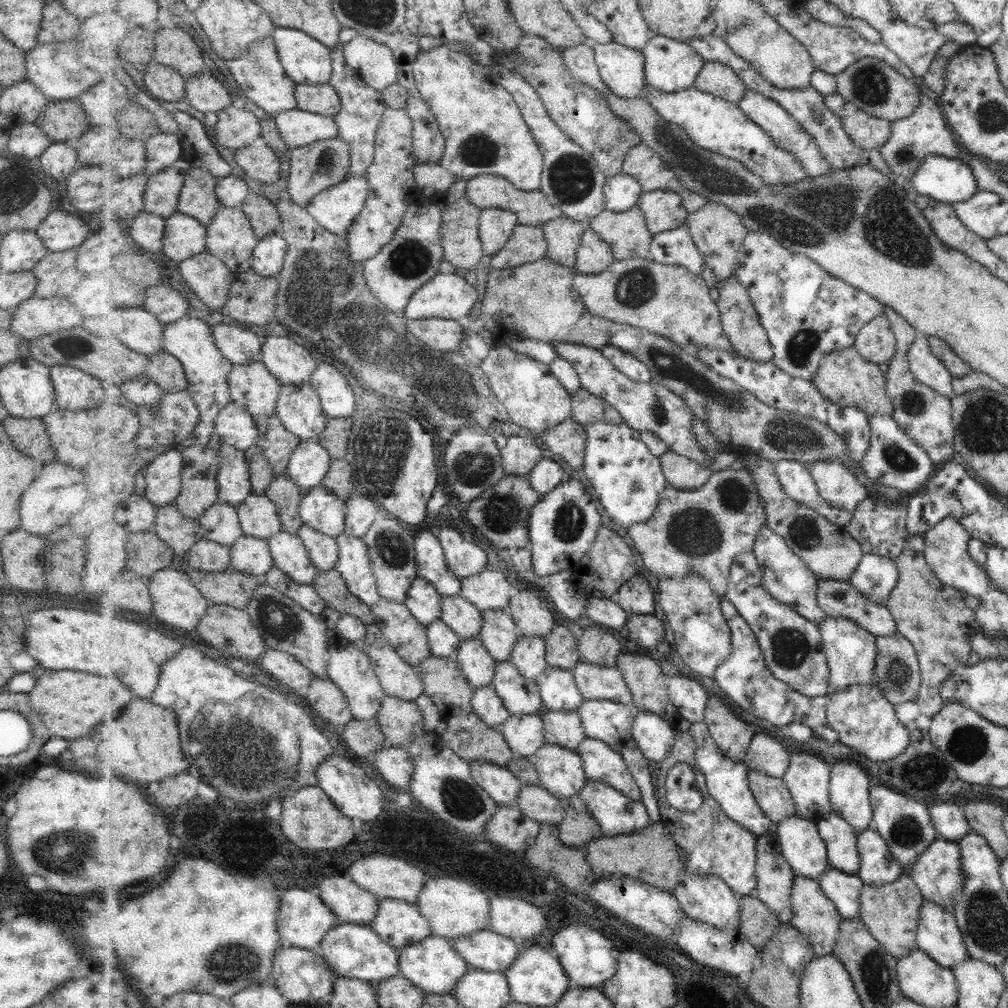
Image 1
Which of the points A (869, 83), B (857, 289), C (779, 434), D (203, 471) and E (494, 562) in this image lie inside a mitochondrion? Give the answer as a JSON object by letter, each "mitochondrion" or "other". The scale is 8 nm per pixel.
{"A":"mitochondrion","B":"other","C":"mitochondrion","D":"mitochondrion","E":"other"}

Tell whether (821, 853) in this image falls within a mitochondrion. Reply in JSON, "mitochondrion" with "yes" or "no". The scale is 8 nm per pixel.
{"mitochondrion":"no"}

